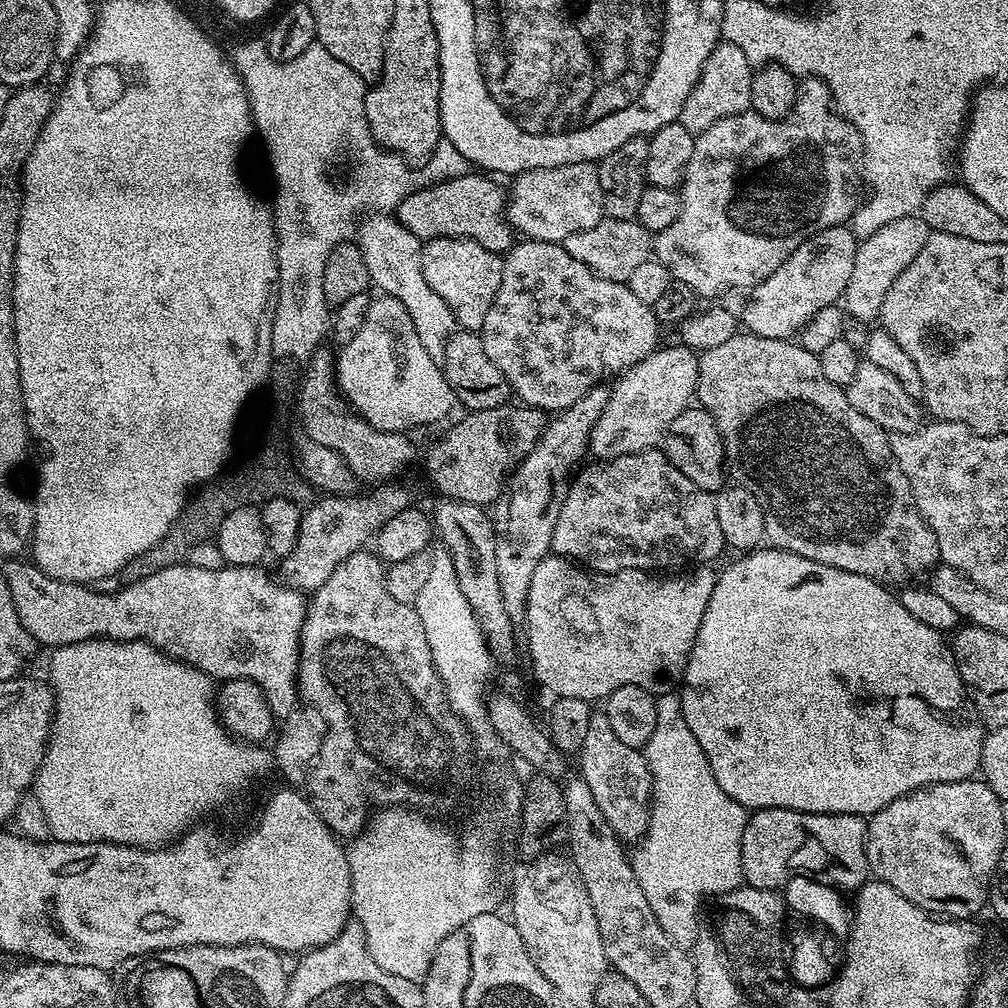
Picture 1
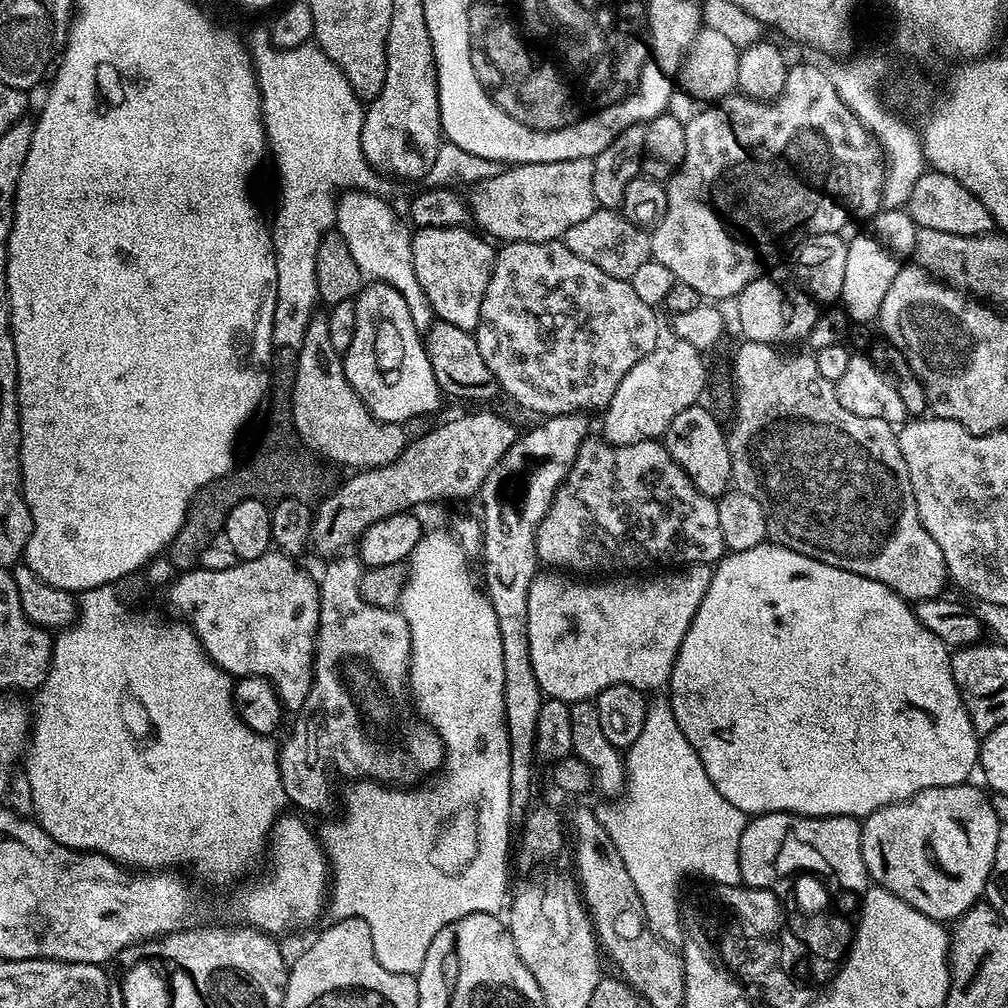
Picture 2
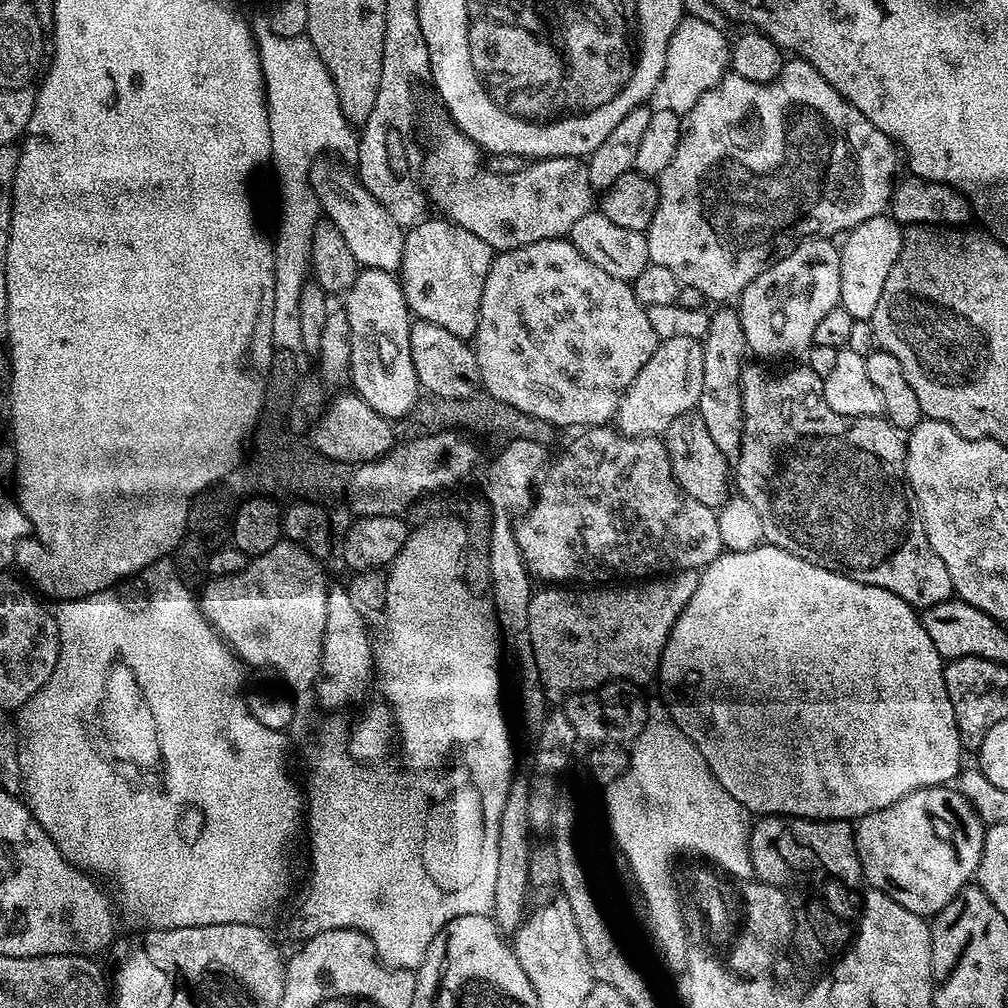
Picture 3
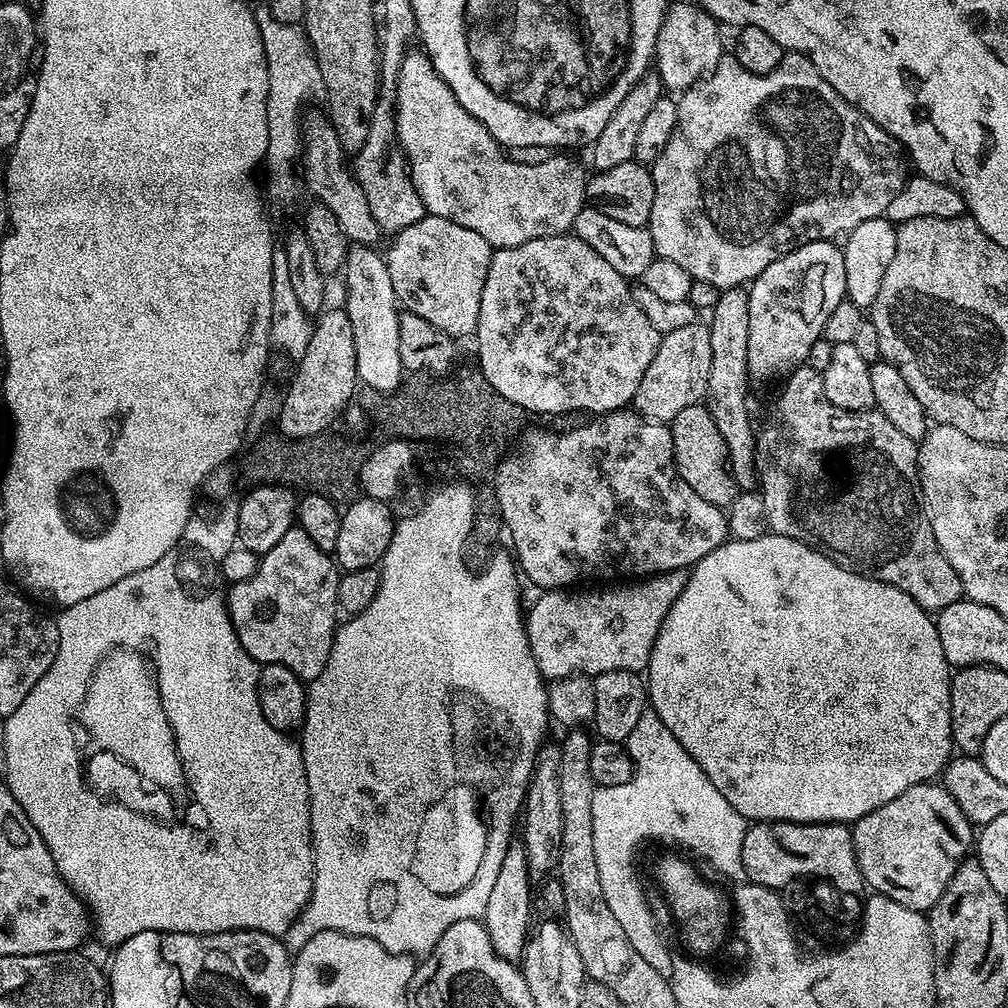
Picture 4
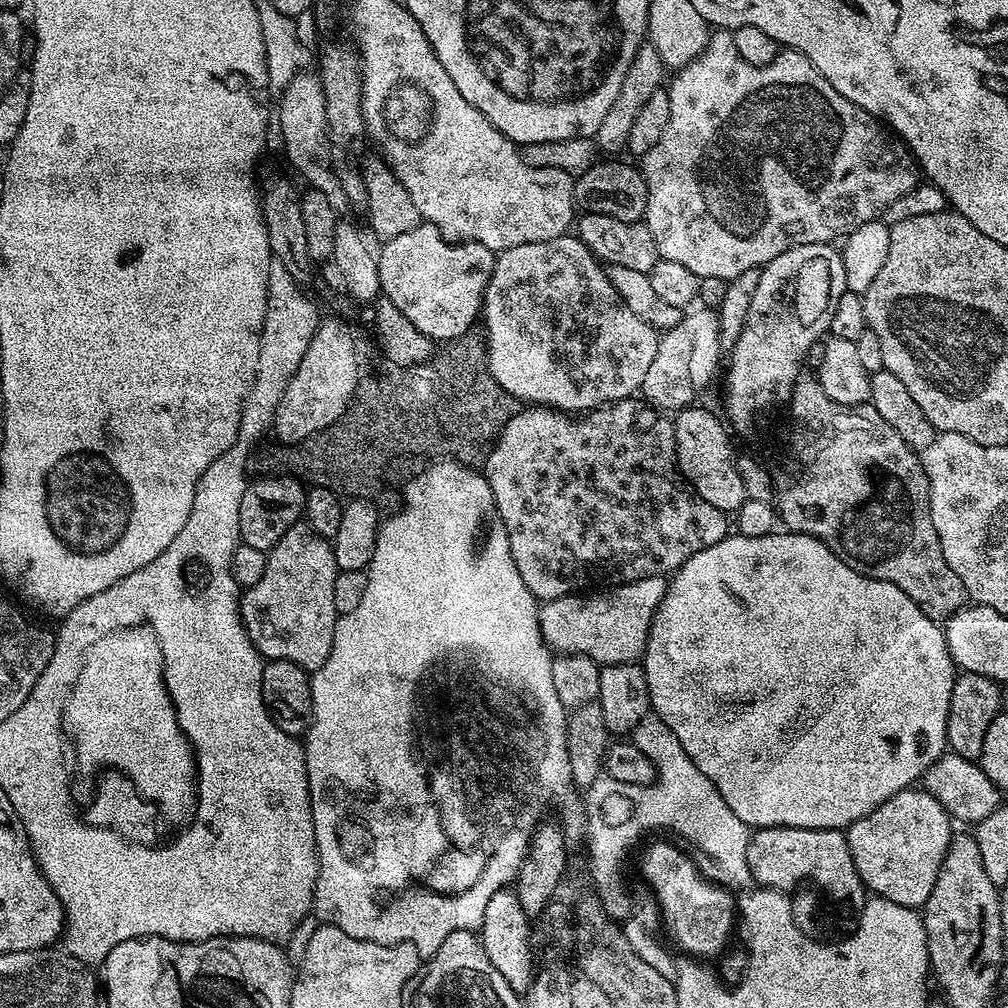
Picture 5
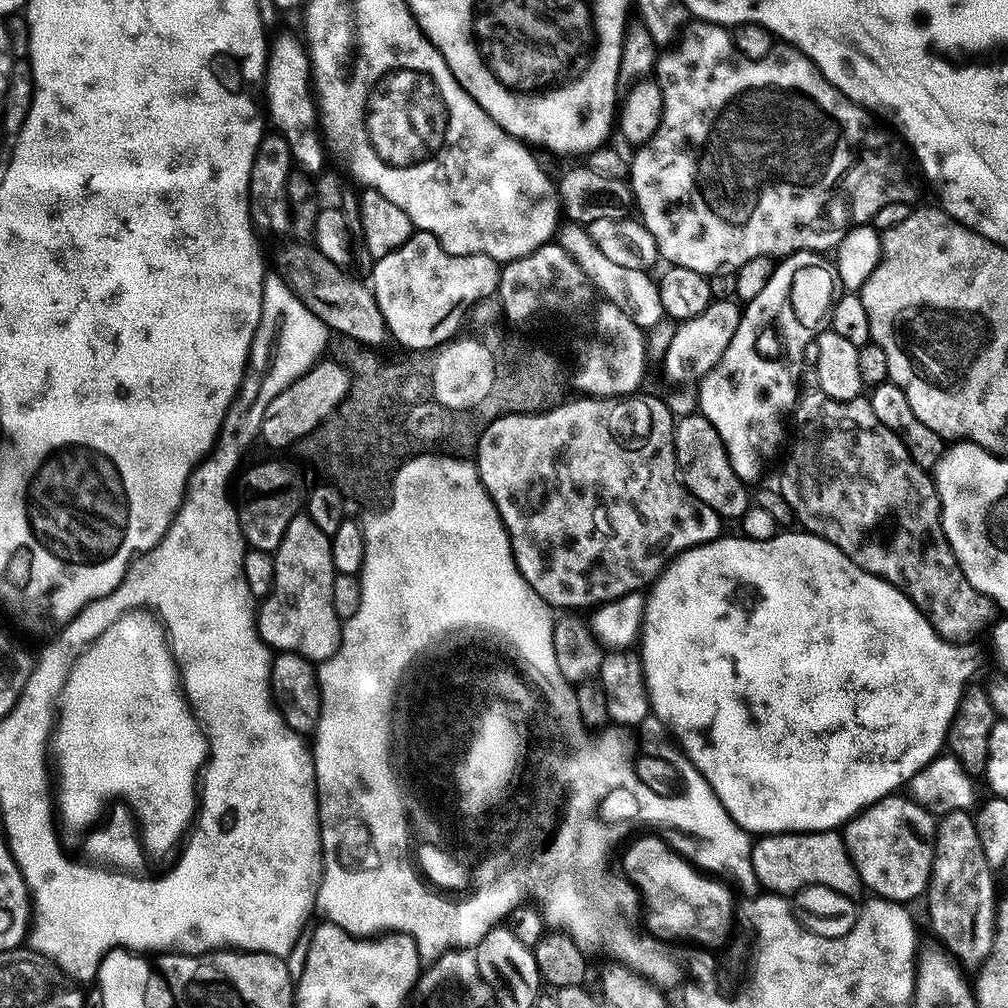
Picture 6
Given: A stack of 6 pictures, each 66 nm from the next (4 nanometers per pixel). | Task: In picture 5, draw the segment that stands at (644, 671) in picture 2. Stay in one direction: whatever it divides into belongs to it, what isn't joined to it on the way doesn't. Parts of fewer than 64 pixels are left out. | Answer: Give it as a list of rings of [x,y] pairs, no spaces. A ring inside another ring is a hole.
[[[651,576],[635,580],[629,584],[615,585],[611,590],[604,590],[601,596],[596,594],[573,594],[557,600],[541,603],[538,608],[540,618],[540,637],[553,653],[565,656],[585,656],[598,665],[631,664],[643,657],[648,648],[648,635],[652,620],[659,610],[664,596],[668,592],[669,581],[662,576]]]

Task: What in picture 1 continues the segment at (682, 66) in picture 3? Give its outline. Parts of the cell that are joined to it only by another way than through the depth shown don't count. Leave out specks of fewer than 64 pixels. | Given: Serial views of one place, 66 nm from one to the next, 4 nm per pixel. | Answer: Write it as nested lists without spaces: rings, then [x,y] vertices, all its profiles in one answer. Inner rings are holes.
[[[727,42],[717,44],[710,56],[706,58],[700,71],[700,77],[682,106],[678,122],[682,126],[686,126],[686,130],[695,133],[722,118],[737,116],[740,112],[749,111],[752,106],[750,82],[753,71],[754,66],[748,61],[746,54],[742,54],[742,50],[738,50],[738,46]]]

